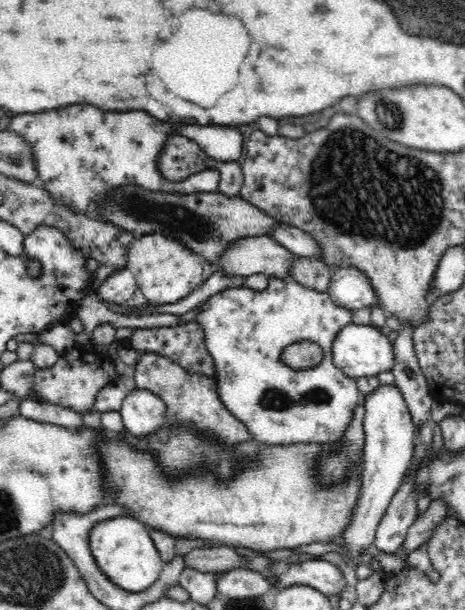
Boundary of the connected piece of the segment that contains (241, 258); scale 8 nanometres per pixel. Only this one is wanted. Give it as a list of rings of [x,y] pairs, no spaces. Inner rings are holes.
[[[271,236],[250,237],[236,241],[221,256],[217,266],[224,274],[235,274],[236,276],[252,276],[252,274],[265,274],[269,279],[288,279],[291,276],[291,266],[298,258],[285,246],[278,244]]]

